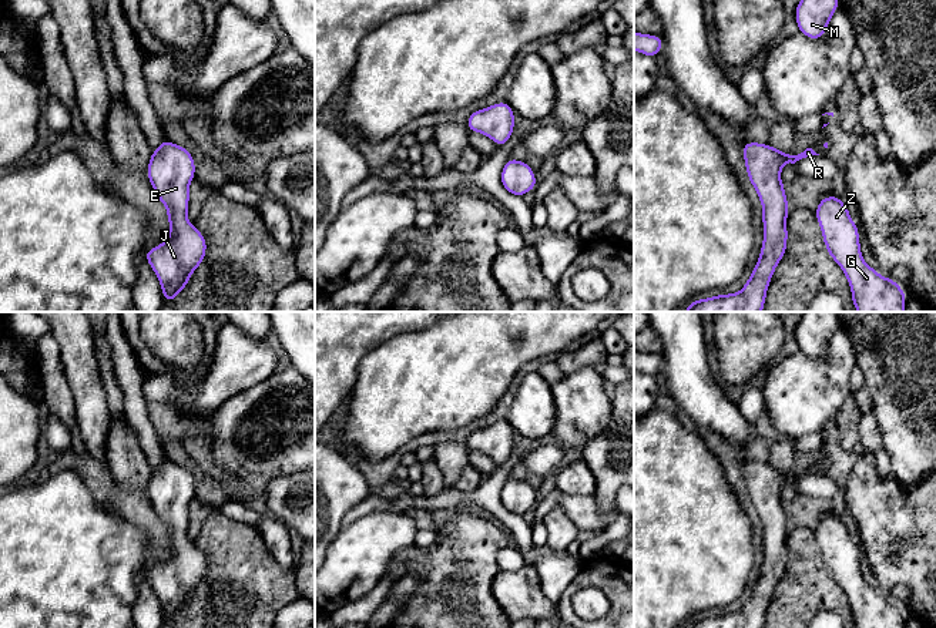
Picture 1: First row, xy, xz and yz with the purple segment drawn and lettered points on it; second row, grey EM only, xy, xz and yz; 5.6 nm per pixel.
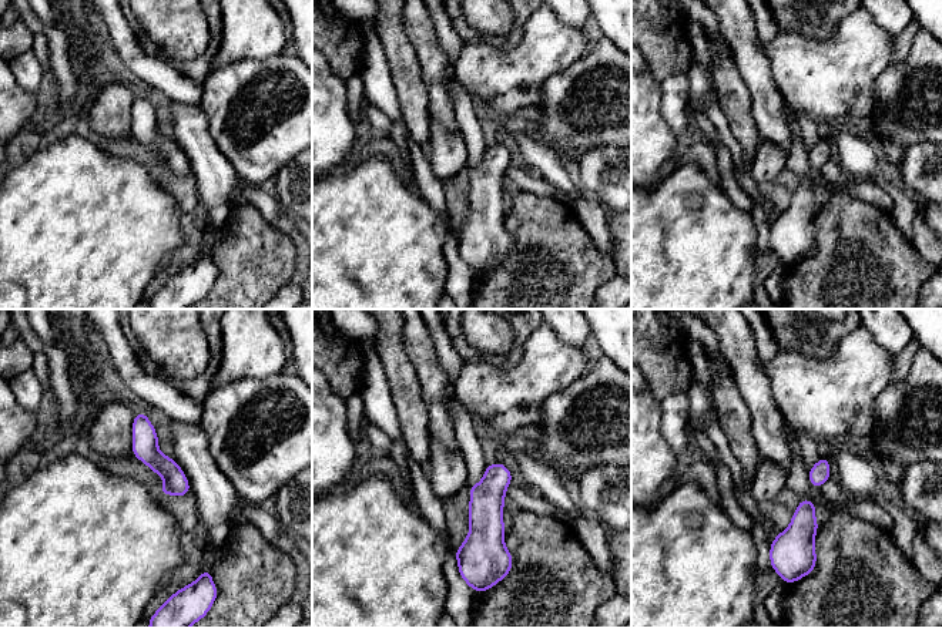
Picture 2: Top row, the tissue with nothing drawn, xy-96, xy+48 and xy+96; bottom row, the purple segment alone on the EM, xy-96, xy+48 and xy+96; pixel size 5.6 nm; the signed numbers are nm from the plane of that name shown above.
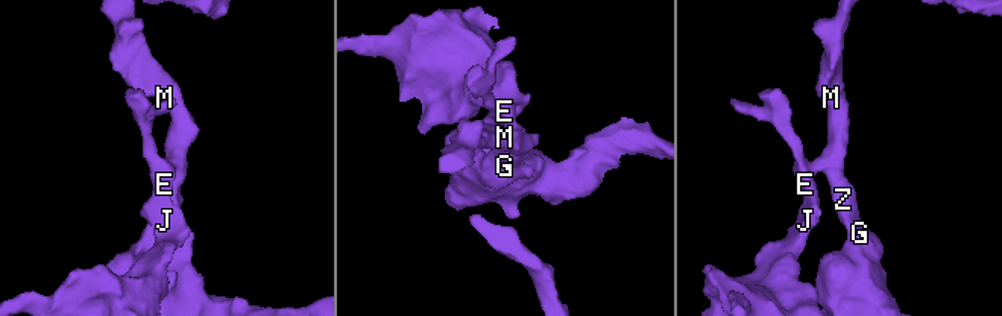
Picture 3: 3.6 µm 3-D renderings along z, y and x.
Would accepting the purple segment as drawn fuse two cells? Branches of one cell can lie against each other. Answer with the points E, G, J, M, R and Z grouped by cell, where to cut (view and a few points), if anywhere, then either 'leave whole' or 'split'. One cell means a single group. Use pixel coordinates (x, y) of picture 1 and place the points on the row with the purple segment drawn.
groups E G J M R Z; cut none; leave whole

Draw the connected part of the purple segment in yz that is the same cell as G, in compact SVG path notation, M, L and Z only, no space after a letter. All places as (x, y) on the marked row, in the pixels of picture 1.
M838 195L823 197L815 211L831 258L843 271L858 312L905 312L906 293L862 258L859 229Z

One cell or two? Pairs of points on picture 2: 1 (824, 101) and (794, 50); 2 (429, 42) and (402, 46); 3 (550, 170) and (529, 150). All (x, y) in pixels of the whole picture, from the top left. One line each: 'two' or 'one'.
1: one
2: two
3: one

